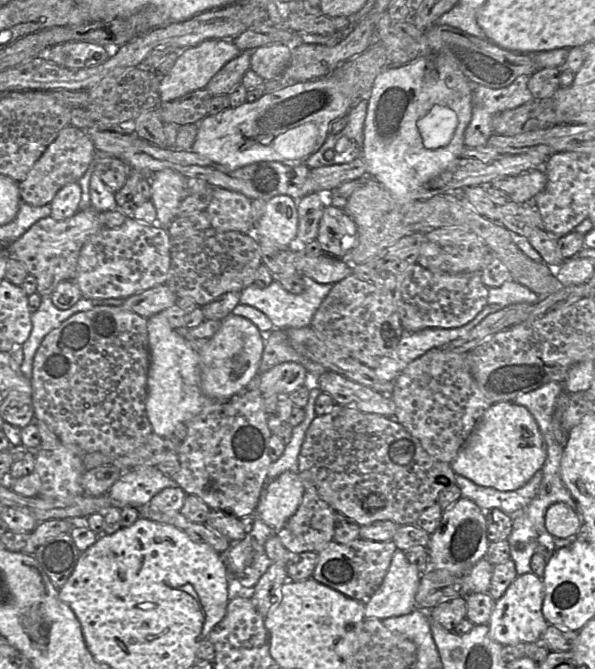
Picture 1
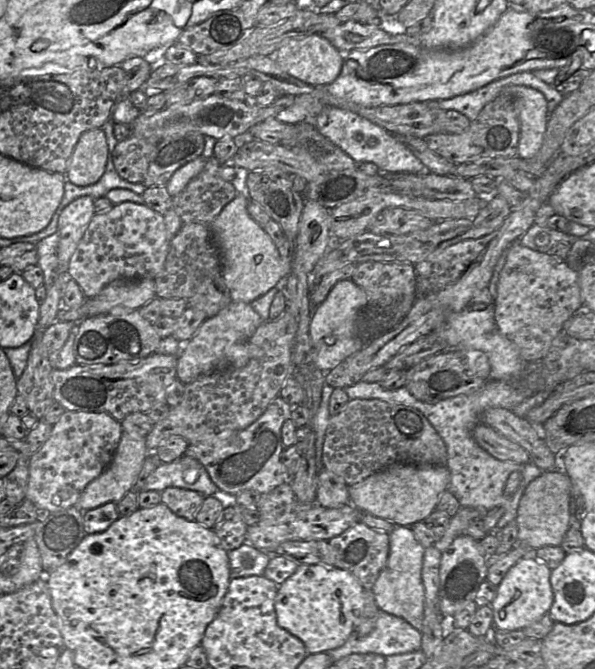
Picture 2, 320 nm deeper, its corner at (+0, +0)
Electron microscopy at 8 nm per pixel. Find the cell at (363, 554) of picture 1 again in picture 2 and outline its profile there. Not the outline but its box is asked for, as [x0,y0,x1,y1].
[328,521,390,591]

